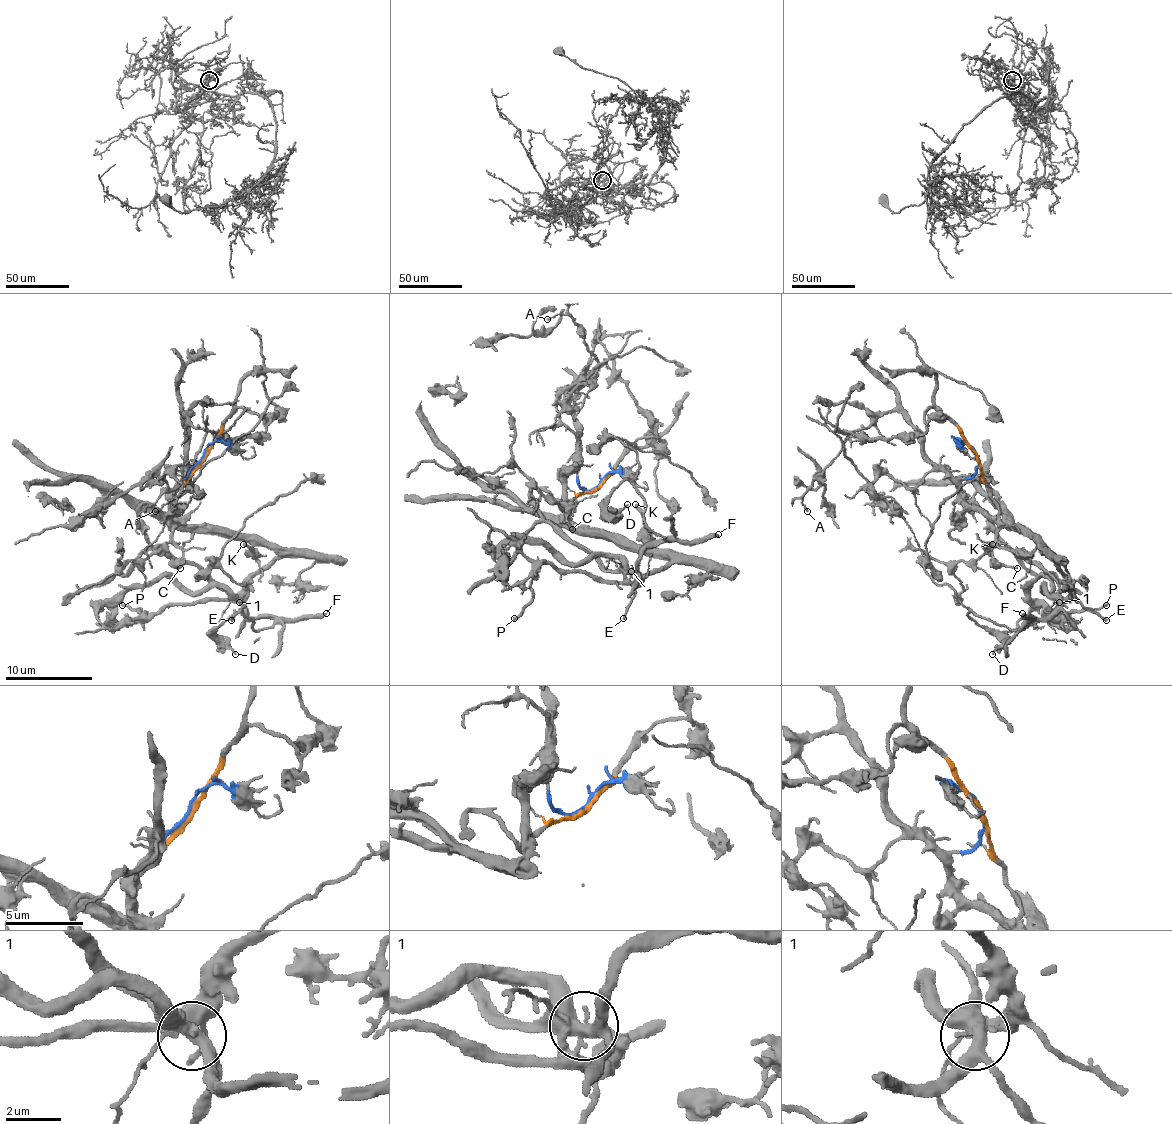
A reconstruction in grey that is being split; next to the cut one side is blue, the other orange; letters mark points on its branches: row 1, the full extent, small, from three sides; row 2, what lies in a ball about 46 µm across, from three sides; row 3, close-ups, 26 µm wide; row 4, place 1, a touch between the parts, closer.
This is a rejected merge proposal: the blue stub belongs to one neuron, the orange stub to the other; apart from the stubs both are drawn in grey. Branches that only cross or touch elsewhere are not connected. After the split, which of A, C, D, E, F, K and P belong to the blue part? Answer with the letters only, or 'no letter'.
A, C, E, K, P

